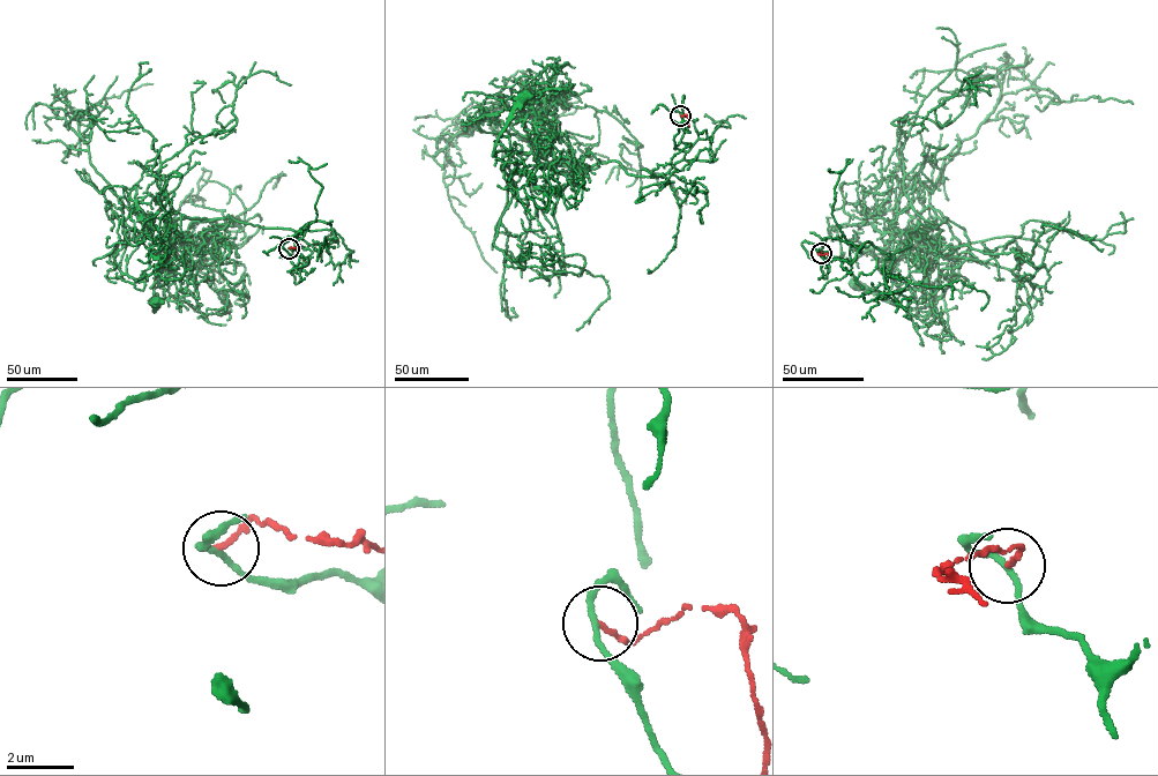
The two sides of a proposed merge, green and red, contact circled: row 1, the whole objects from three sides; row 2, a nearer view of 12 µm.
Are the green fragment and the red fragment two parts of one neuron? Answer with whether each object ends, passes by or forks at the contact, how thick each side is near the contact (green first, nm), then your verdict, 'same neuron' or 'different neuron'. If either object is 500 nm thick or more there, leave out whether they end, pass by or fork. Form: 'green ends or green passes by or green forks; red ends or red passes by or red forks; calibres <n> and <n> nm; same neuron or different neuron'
green passes by; red ends; calibres 160 and 170 nm; different neuron

